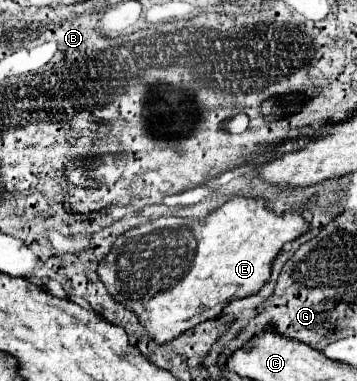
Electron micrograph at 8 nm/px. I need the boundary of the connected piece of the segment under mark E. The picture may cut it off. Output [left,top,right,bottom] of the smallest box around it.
[97,198,309,344]

